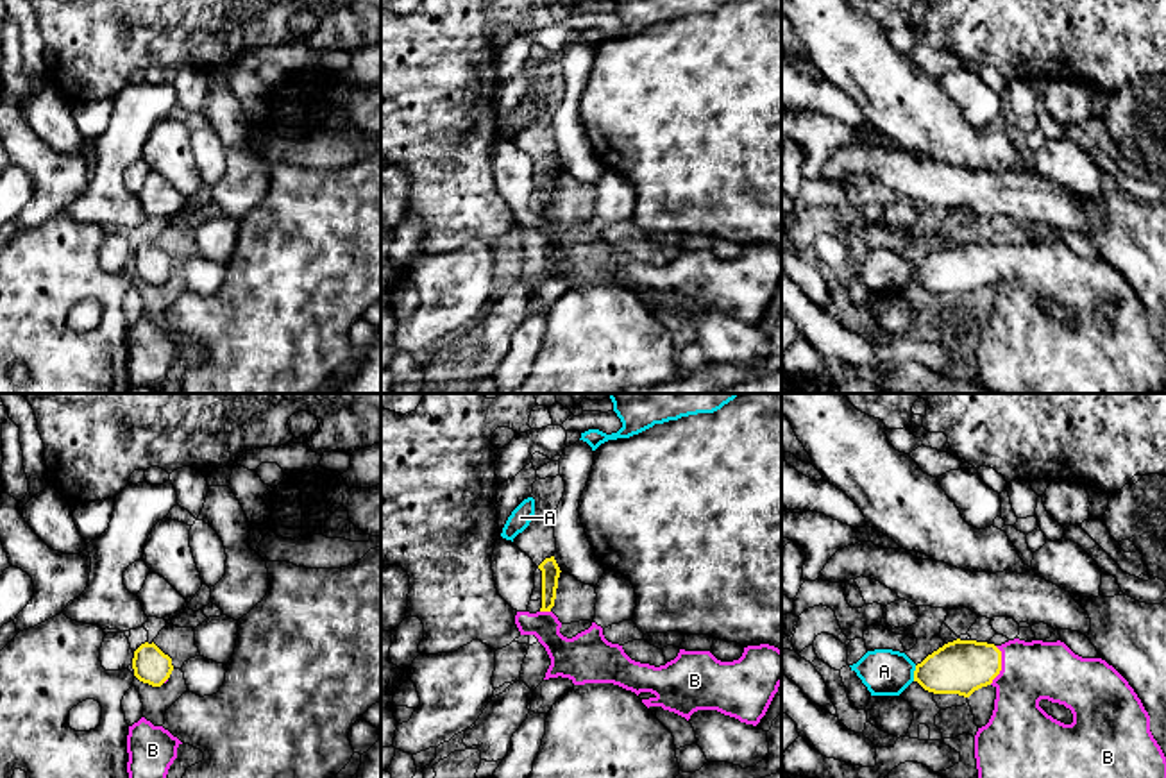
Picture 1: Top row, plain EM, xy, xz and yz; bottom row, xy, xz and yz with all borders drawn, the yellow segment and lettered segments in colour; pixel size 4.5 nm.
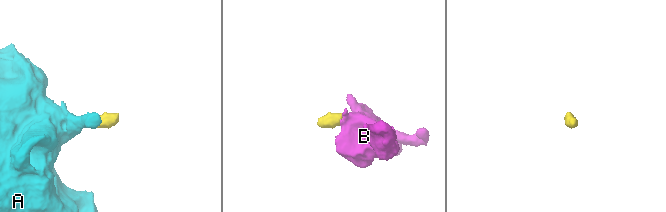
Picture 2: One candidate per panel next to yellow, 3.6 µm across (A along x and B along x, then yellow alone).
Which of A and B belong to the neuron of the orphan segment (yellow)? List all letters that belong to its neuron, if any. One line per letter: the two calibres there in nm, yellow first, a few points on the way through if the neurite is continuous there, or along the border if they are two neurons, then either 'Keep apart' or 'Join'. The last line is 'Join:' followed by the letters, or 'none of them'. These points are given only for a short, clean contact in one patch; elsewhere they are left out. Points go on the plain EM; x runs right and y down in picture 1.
A: Thickness 240 nm (yellow) against 200 nm. Boundary: yz (916, 265), (912, 279). Keep apart
B: Thickness 240 nm (yellow) against 280 nm. Path across: yz (961, 267), (1000, 265), (1030, 270). Join
Join: B

